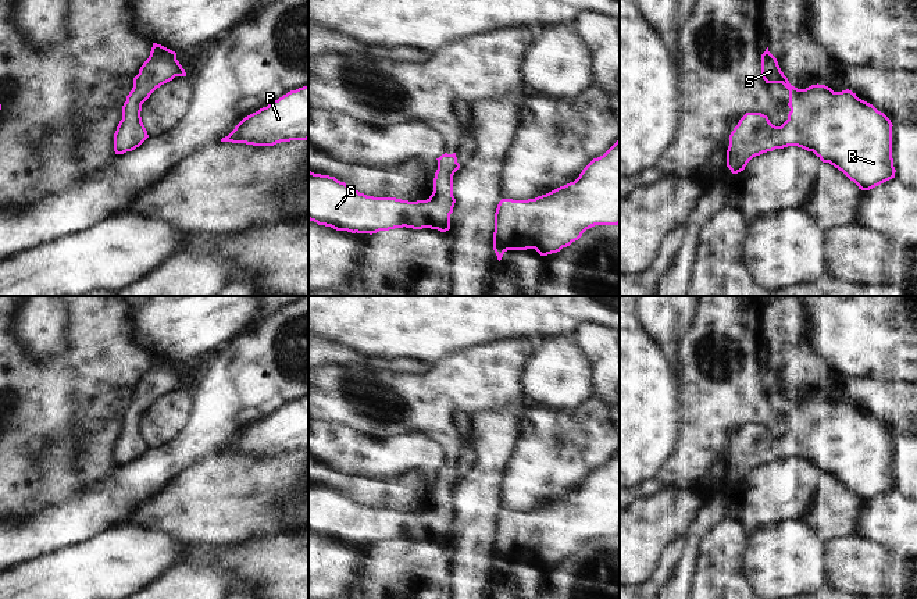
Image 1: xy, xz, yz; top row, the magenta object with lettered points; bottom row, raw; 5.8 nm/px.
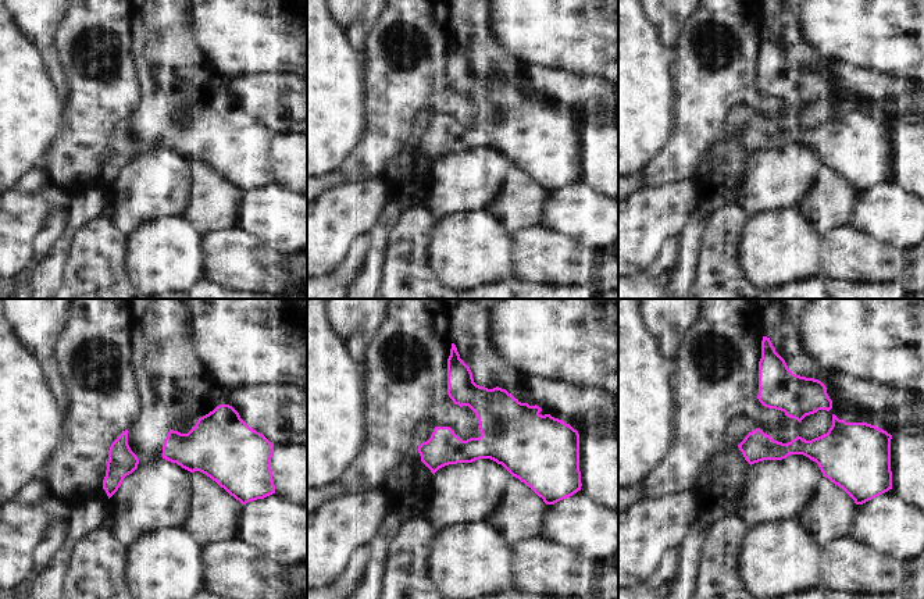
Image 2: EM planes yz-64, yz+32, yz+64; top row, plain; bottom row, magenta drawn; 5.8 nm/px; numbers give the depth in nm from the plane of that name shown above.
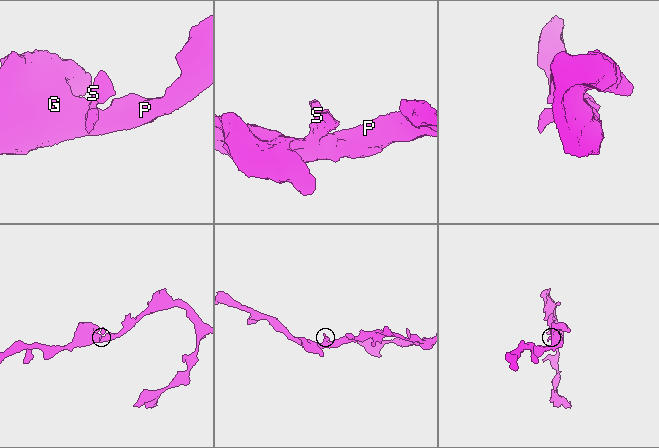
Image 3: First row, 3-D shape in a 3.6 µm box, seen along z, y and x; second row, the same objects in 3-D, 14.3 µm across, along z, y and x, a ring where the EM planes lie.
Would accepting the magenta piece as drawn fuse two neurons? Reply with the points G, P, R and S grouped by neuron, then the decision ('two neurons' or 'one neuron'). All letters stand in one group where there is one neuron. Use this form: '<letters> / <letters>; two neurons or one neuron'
G P R S; one neuron

